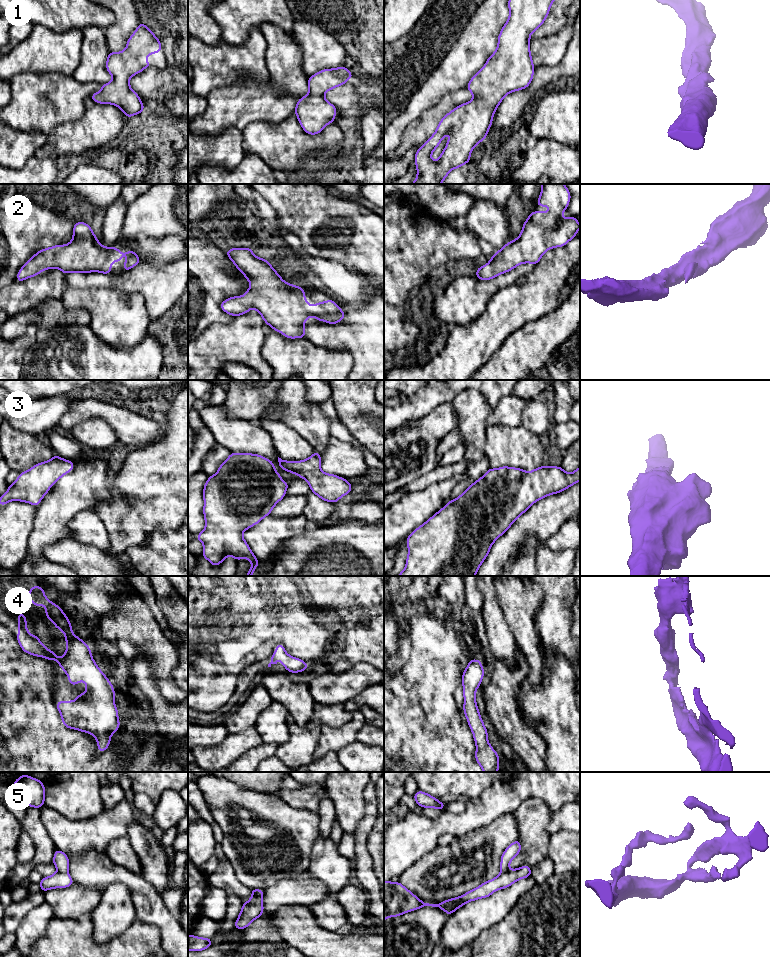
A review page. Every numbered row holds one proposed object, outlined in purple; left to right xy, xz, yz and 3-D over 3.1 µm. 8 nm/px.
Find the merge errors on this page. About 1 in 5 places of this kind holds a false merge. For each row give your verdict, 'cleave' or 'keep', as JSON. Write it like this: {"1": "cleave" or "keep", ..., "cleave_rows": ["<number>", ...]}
{"1": "keep", "2": "keep", "3": "keep", "4": "keep", "5": "cleave", "cleave_rows": ["5"]}

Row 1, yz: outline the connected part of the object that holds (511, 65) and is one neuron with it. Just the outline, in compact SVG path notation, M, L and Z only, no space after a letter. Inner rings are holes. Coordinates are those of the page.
M554 0L508 1L509 19L498 36L497 49L466 87L472 93L473 100L457 106L446 114L435 133L416 151L414 161L417 178L412 184L441 184L451 170L468 164L473 148L486 139L494 113L502 99L508 93L529 86L535 70L530 54L530 35L544 23L553 2ZM448 132L451 134L447 145L438 160L434 162L431 154Z

